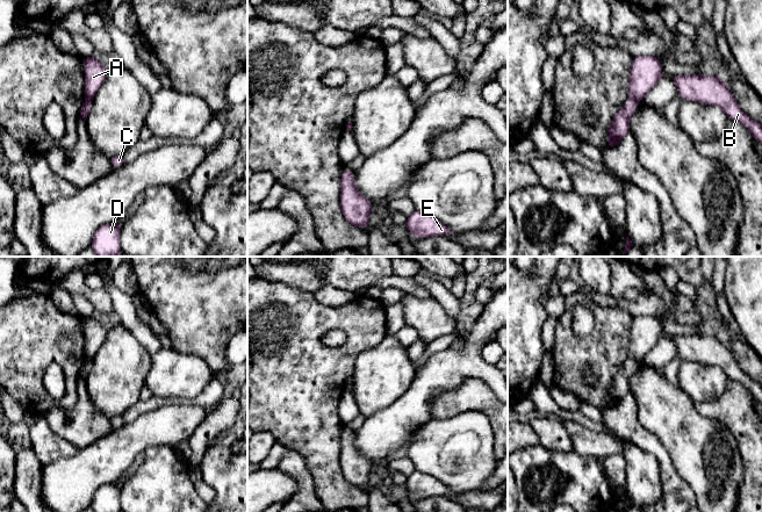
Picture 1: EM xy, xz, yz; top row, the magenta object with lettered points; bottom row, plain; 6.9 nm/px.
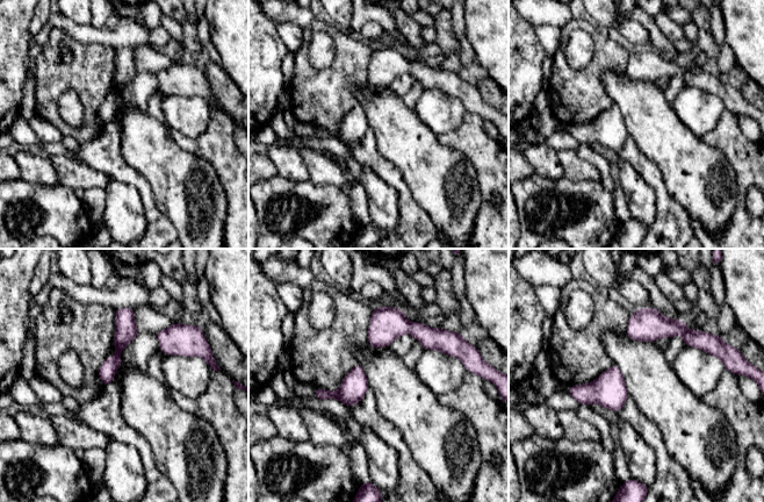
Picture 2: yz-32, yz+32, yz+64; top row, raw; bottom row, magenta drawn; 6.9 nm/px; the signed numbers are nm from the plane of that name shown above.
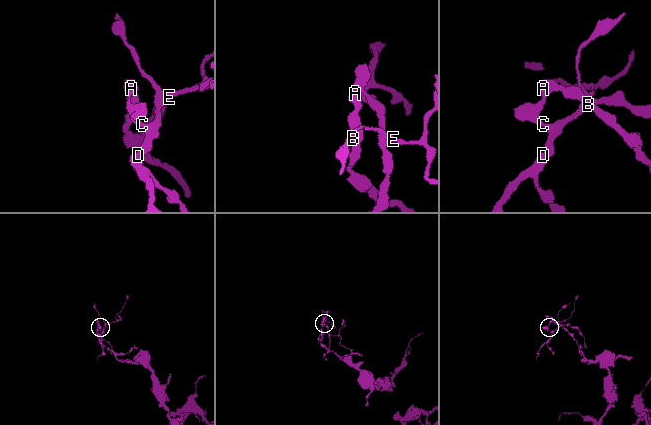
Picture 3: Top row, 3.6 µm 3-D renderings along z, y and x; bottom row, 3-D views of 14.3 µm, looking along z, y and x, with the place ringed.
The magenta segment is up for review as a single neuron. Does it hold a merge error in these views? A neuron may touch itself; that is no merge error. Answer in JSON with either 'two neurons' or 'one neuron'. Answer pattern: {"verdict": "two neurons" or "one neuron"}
{"verdict": "two neurons"}

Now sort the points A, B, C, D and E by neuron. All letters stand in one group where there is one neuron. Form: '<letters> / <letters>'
A B / C D E

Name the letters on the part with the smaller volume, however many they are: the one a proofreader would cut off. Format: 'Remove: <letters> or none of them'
Remove: C, D, E

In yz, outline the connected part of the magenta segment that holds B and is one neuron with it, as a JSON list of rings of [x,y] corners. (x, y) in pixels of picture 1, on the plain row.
[[[697,333],[676,336],[670,340],[676,345],[678,354],[683,360],[719,366],[728,380],[742,383],[750,391],[754,399],[762,403],[762,385],[740,369],[721,336],[710,337]]]

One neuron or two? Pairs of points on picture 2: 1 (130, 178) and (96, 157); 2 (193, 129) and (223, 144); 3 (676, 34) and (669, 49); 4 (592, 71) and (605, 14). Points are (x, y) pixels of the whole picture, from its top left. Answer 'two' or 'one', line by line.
1: one
2: two
3: two
4: two

